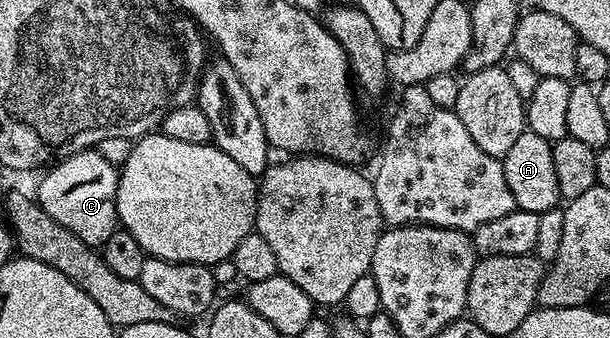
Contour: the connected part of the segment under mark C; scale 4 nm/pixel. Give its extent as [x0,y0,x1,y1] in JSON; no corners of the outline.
[34,148,120,247]

